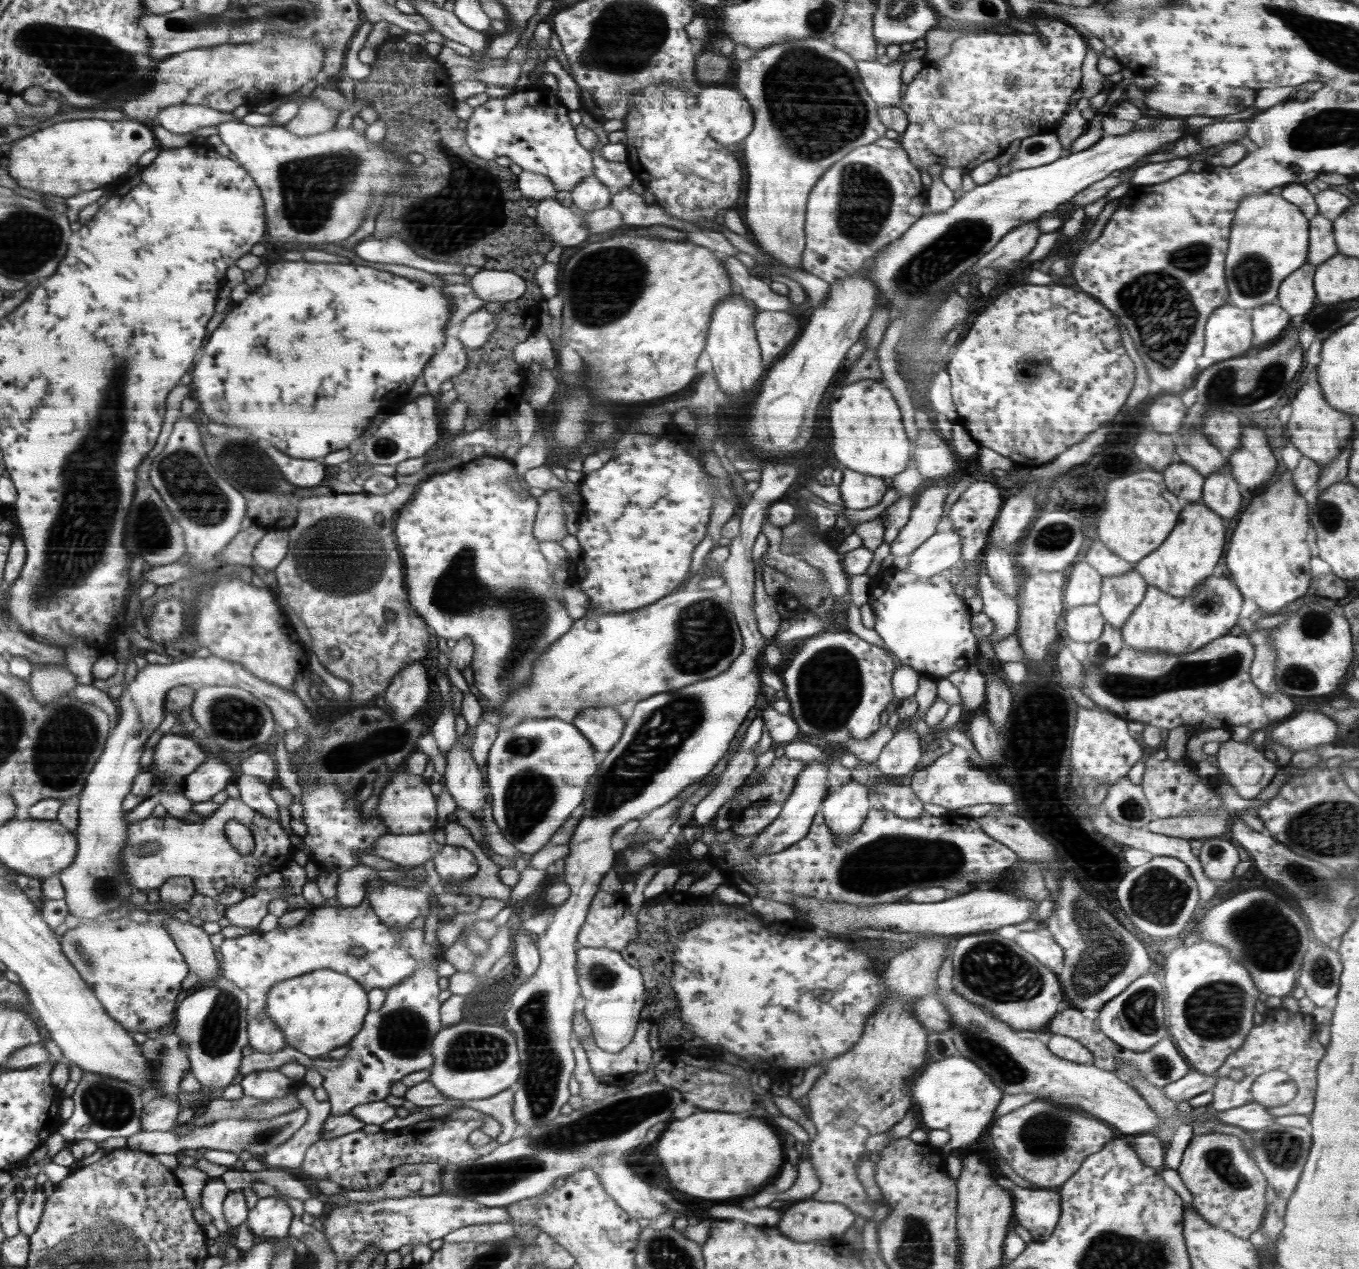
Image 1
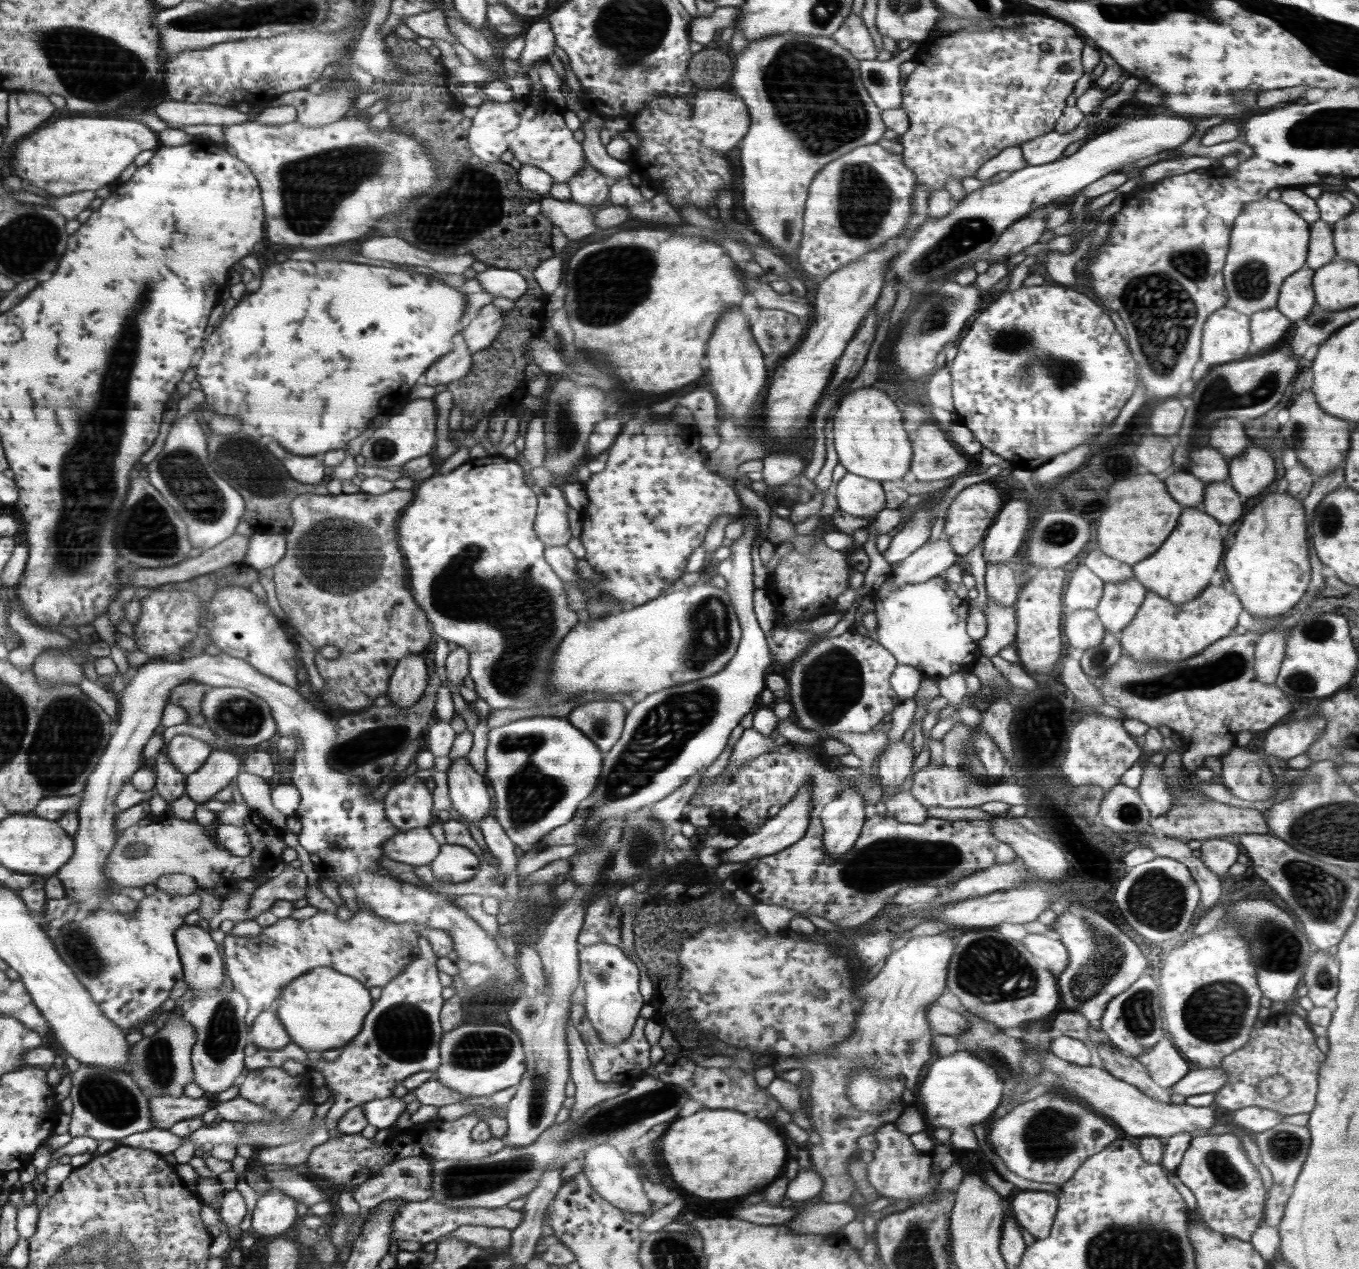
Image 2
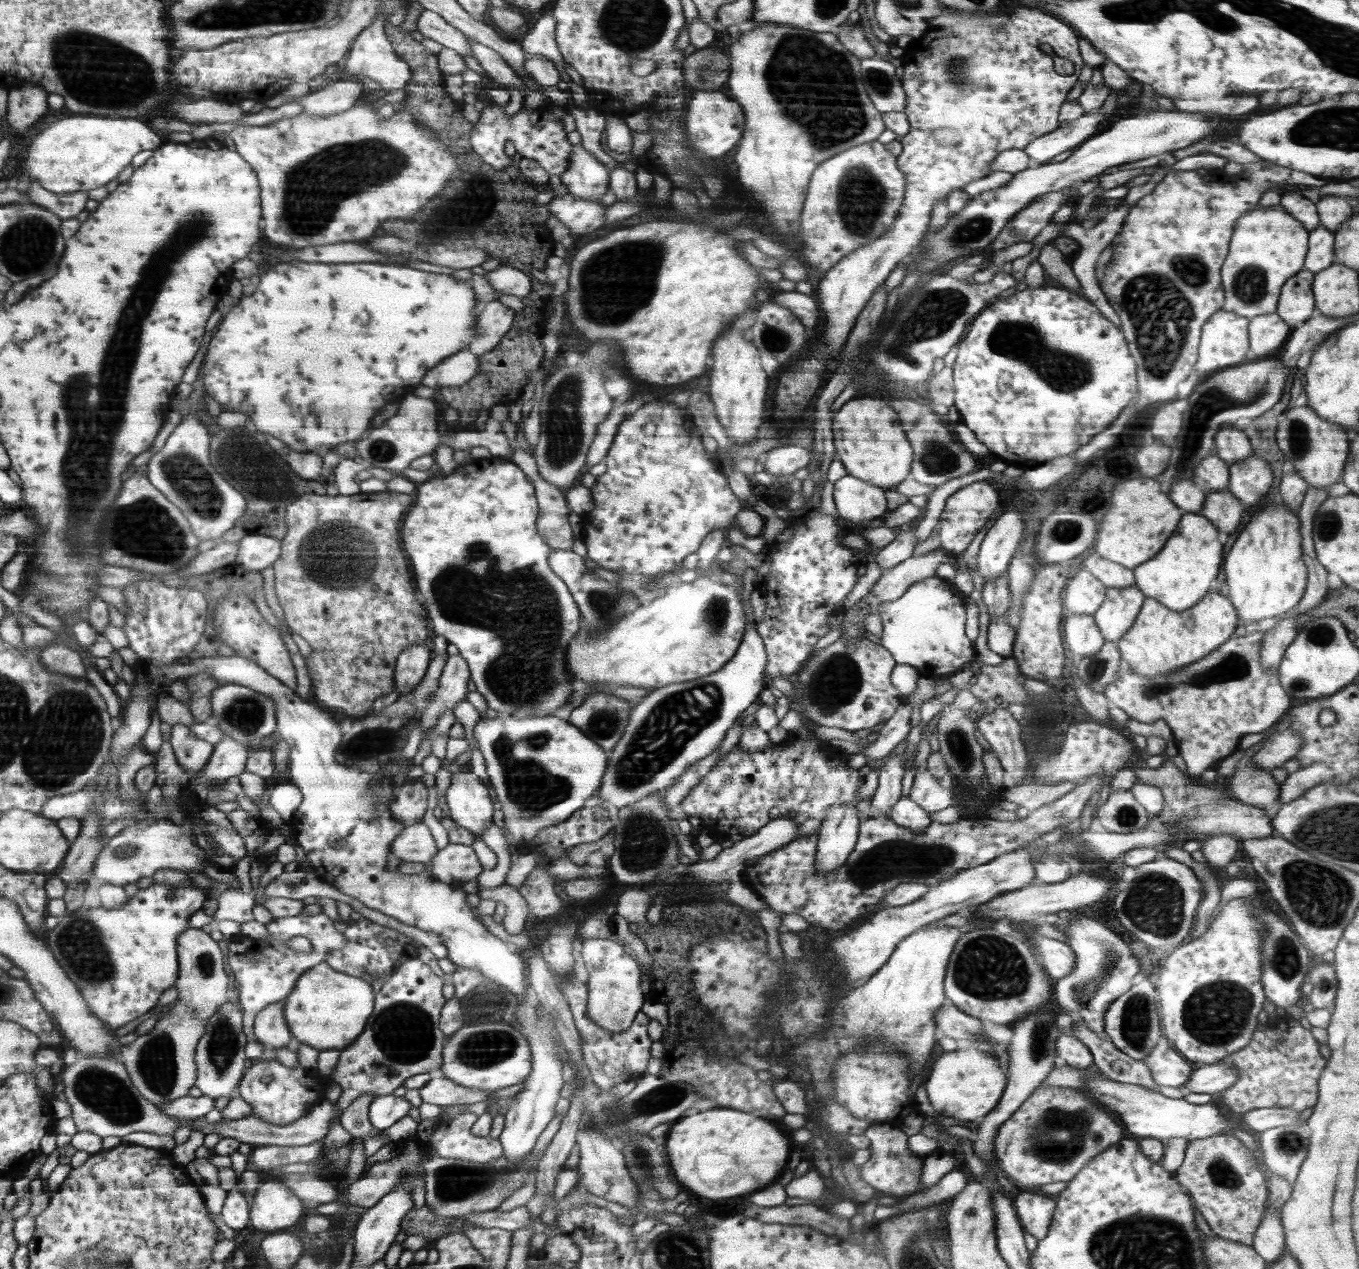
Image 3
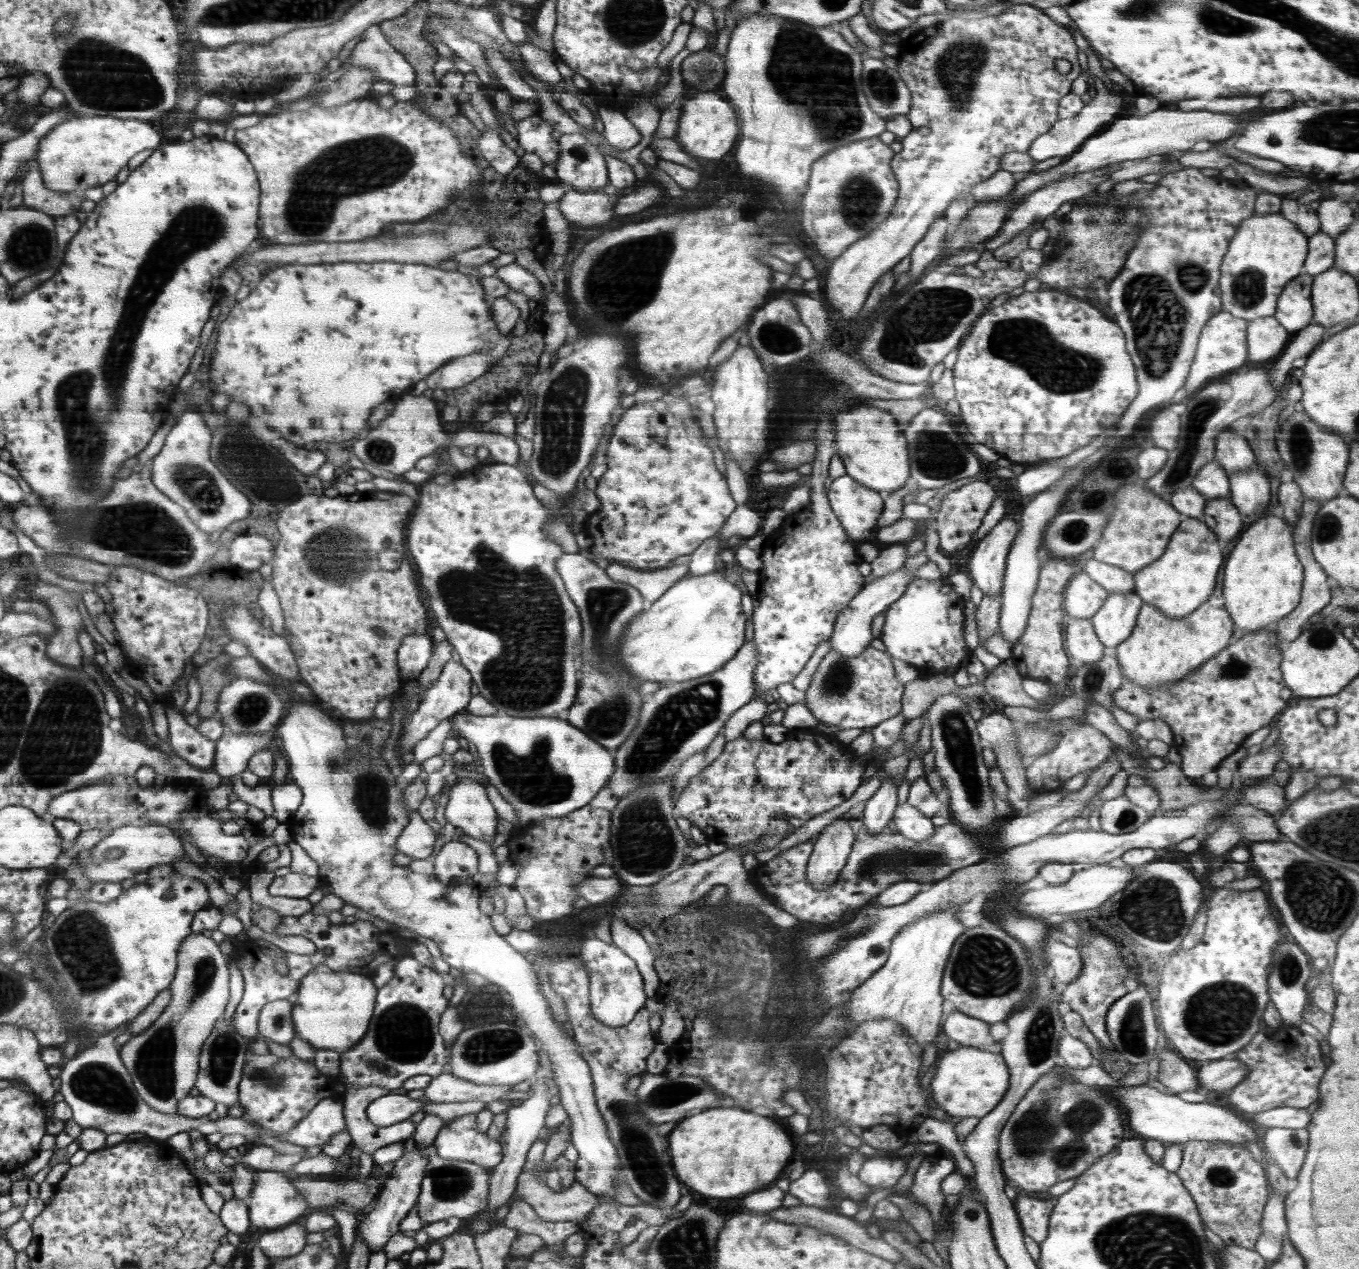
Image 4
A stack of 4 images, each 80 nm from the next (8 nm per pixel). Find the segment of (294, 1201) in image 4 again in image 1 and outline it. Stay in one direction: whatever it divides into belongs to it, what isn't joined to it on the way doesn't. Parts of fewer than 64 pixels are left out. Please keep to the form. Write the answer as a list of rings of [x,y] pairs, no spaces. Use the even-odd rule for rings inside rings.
[[[259,1197],[256,1206],[249,1210],[247,1220],[249,1230],[259,1239],[274,1237],[281,1239],[288,1236],[292,1210],[278,1197]]]

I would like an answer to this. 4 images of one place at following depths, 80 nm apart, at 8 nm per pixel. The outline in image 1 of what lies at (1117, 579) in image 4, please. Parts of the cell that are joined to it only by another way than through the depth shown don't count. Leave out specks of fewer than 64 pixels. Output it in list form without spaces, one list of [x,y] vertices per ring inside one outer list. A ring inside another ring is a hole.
[[[1096,540],[1088,548],[1088,552],[1084,558],[1086,558],[1085,561],[1090,566],[1093,566],[1101,574],[1102,578],[1118,576],[1134,568],[1134,564],[1114,554],[1102,544],[1101,540]]]

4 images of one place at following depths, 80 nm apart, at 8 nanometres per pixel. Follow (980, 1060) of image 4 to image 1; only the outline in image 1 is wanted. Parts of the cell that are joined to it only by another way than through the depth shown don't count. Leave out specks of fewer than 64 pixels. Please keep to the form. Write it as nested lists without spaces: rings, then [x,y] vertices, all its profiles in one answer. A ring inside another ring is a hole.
[[[952,1056],[942,1062],[934,1062],[919,1073],[912,1082],[912,1096],[920,1107],[923,1125],[930,1129],[947,1130],[951,1134],[951,1149],[968,1148],[995,1118],[994,1113],[1004,1095],[974,1061],[963,1056]]]

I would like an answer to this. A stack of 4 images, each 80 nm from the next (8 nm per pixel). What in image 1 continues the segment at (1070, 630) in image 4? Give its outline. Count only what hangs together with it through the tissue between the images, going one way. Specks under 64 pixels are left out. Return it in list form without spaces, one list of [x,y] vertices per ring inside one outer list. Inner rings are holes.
[[[1081,604],[1068,610],[1066,629],[1063,638],[1076,642],[1092,642],[1101,634],[1105,625],[1105,618],[1097,604]]]

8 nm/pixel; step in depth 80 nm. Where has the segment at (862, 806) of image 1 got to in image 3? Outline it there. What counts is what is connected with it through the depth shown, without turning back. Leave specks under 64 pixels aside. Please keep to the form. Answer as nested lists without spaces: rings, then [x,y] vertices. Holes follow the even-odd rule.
[[[852,803],[835,804],[821,820],[814,872],[828,876],[842,868],[859,835],[858,809]]]

